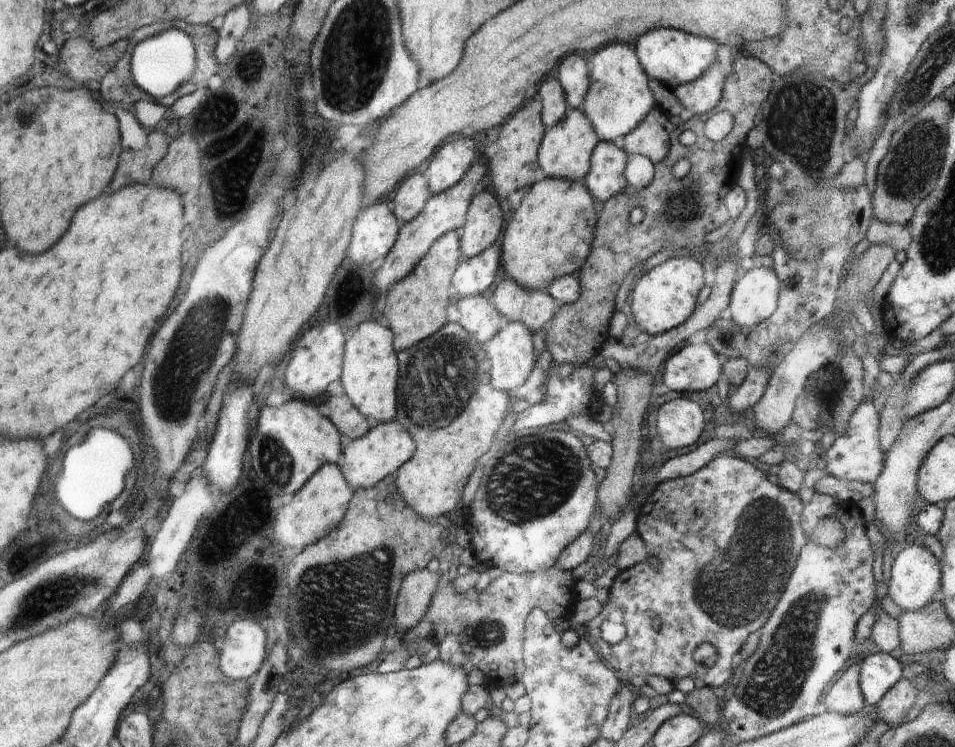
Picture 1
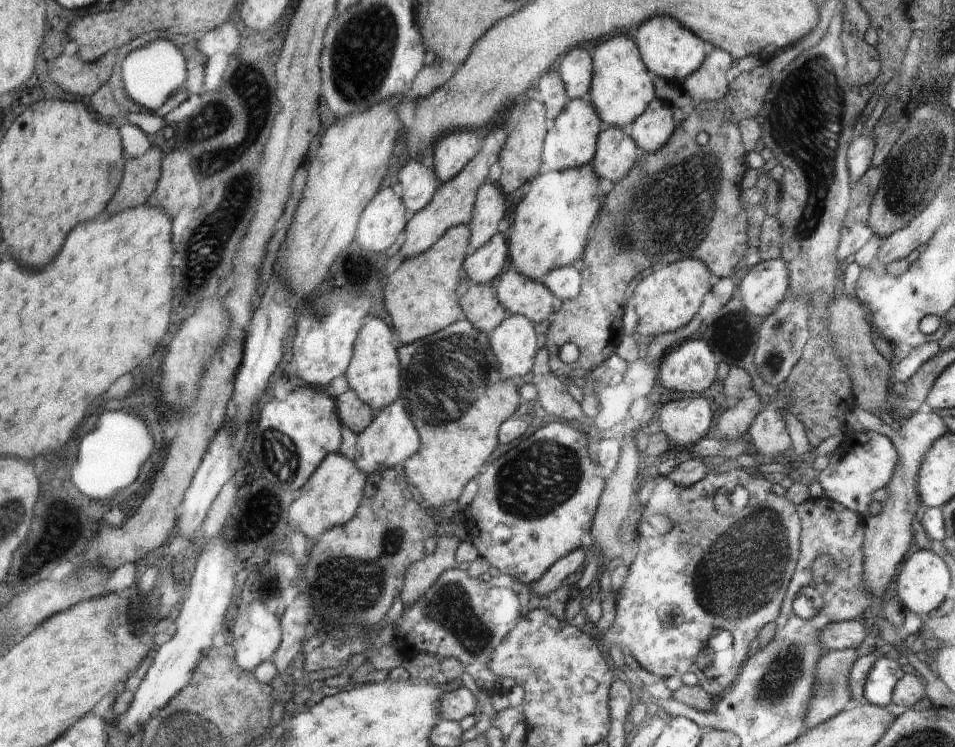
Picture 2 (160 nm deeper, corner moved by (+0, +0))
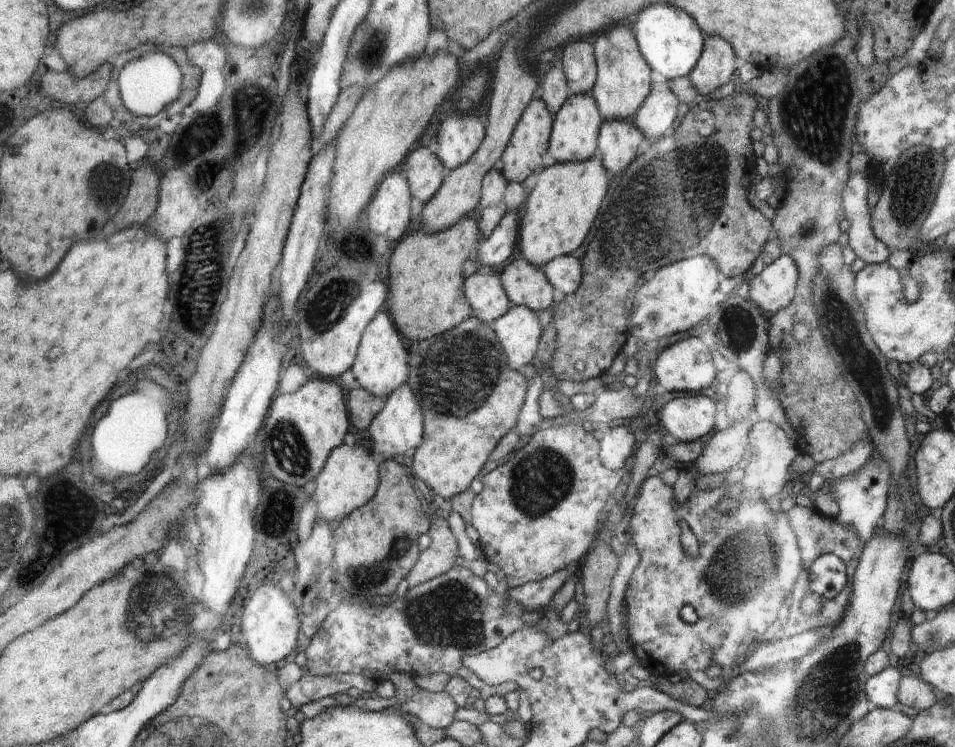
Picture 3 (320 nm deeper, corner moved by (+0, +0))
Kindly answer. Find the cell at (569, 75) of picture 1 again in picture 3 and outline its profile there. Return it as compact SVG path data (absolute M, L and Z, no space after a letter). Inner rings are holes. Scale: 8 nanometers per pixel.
M572 42L564 50L564 71L567 83L574 95L586 94L596 82L596 61L588 42Z

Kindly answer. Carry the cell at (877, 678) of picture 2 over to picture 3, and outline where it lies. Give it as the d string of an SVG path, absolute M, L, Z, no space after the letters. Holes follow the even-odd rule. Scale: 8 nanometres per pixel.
M889 666L878 674L867 677L865 691L874 707L898 708L899 682L904 670Z

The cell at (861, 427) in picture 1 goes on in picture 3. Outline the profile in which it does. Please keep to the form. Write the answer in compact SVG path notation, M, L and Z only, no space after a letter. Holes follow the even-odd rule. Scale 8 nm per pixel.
M874 452L871 458L851 476L845 476L840 481L827 483L825 490L830 492L839 506L839 513L836 518L840 523L848 525L847 527L852 529L862 547L868 544L873 536L874 528L882 520L881 516L887 506L890 483L891 470L878 452Z

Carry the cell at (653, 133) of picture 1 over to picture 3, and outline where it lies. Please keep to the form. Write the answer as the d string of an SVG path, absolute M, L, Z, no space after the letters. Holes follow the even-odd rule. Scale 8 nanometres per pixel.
M658 79L646 102L631 120L646 139L660 139L678 116L678 95L670 89L670 81Z

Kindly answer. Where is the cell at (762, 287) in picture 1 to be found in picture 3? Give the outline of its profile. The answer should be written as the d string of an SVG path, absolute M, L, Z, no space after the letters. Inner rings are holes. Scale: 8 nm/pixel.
M780 255L774 262L754 275L750 282L750 300L770 317L785 309L794 298L798 267L789 255Z

